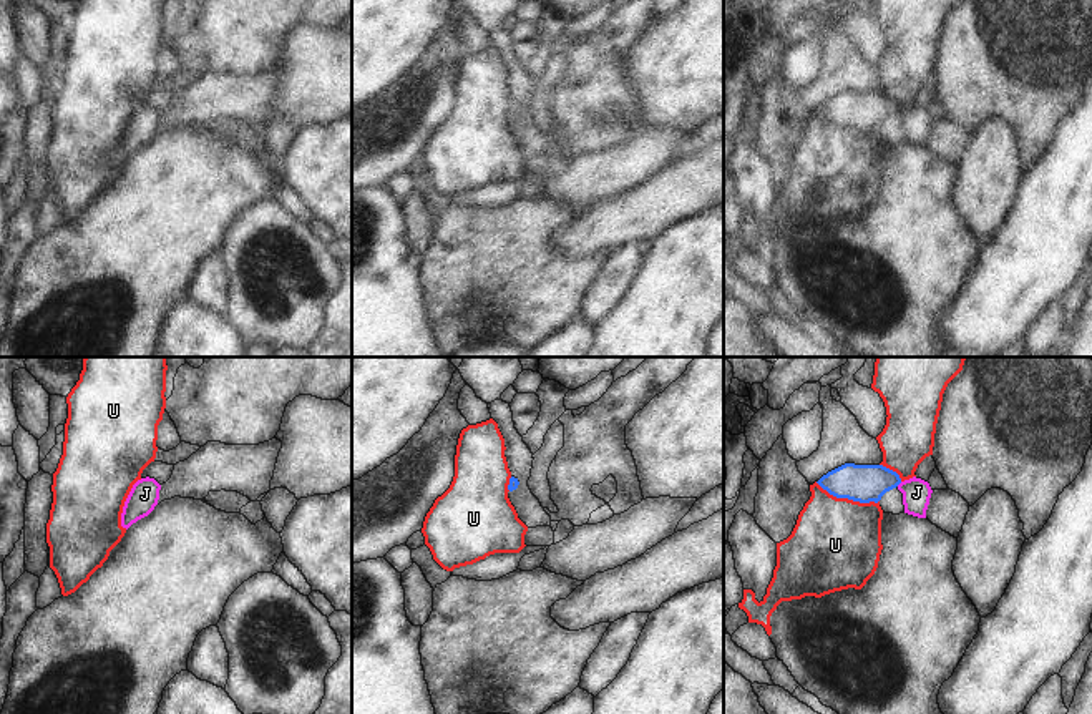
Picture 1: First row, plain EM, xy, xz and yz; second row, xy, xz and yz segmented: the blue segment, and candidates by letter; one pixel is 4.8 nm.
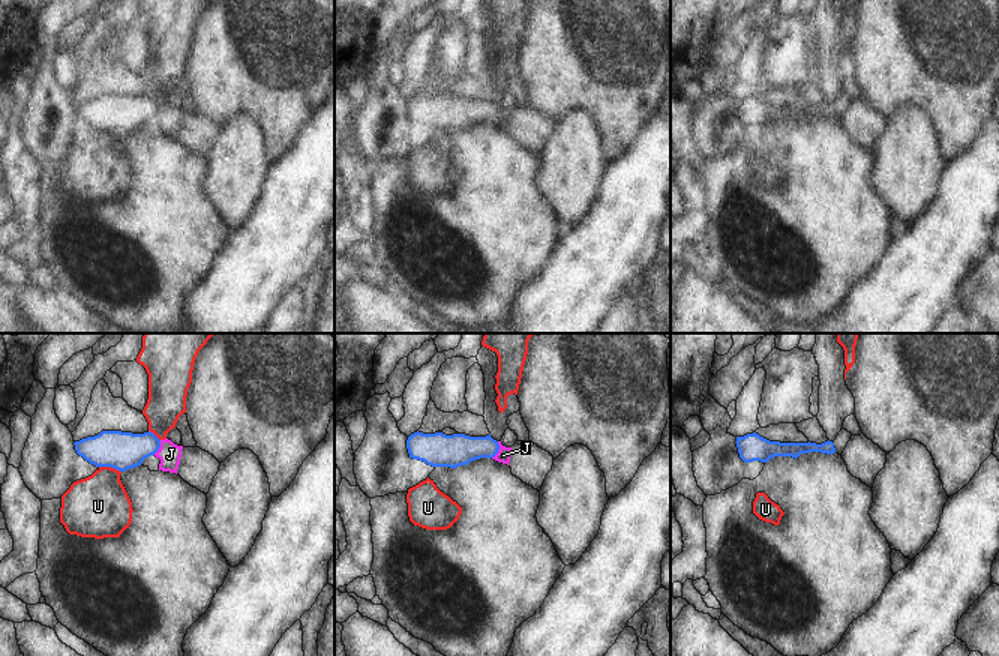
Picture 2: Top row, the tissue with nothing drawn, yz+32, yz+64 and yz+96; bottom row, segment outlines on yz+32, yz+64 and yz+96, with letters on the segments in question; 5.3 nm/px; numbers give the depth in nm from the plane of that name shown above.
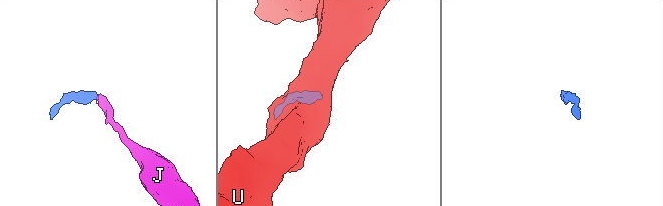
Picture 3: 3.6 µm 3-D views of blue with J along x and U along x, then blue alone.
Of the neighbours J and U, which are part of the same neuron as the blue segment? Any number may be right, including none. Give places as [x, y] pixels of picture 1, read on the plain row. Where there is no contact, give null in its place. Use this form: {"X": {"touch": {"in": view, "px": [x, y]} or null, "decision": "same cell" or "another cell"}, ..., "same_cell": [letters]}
{"J": {"touch": {"in": "yz", "px": [898, 112]}, "decision": "same cell"}, "U": {"touch": {"in": "yz", "px": [847, 125]}, "decision": "another cell"}, "same_cell": ["J"]}

